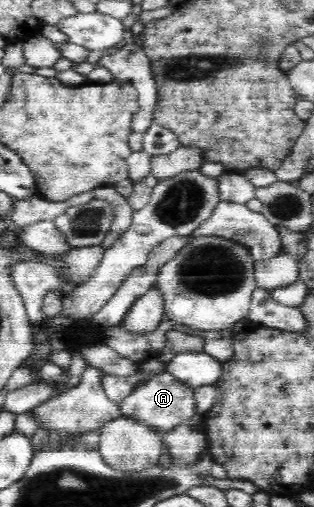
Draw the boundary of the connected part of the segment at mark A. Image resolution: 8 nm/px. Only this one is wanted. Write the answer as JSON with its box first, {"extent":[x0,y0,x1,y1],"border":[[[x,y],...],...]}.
{"extent":[119,370,197,435],"border":[[[164,370],[155,377],[148,377],[145,381],[138,383],[129,395],[119,402],[119,409],[122,415],[144,426],[152,427],[152,430],[163,435],[163,432],[188,423],[188,420],[197,414],[194,392],[190,385],[181,383]]]}

